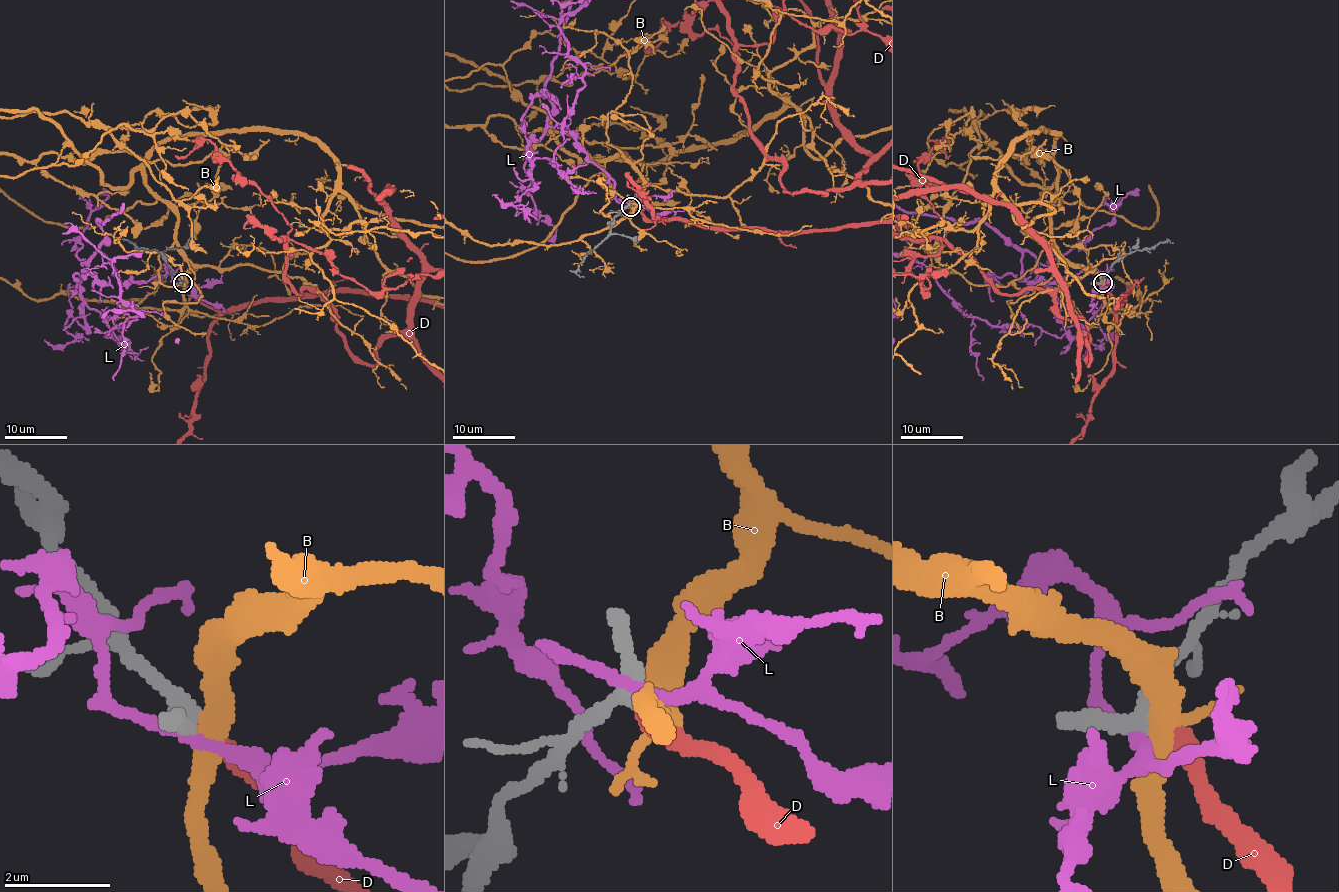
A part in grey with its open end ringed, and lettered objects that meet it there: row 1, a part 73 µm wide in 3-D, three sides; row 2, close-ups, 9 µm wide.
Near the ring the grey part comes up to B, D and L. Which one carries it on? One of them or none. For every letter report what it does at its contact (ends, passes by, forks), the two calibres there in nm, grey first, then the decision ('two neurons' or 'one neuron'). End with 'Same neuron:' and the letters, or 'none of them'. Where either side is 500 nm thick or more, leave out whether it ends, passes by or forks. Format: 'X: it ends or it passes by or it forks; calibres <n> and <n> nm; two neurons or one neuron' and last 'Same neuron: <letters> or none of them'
B: it forks; calibres 280 and 340 nm; two neurons
D: it ends; calibres 280 and 380 nm; one neuron
L: it passes by; calibres 320 and 190 nm; two neurons
Same neuron: D

